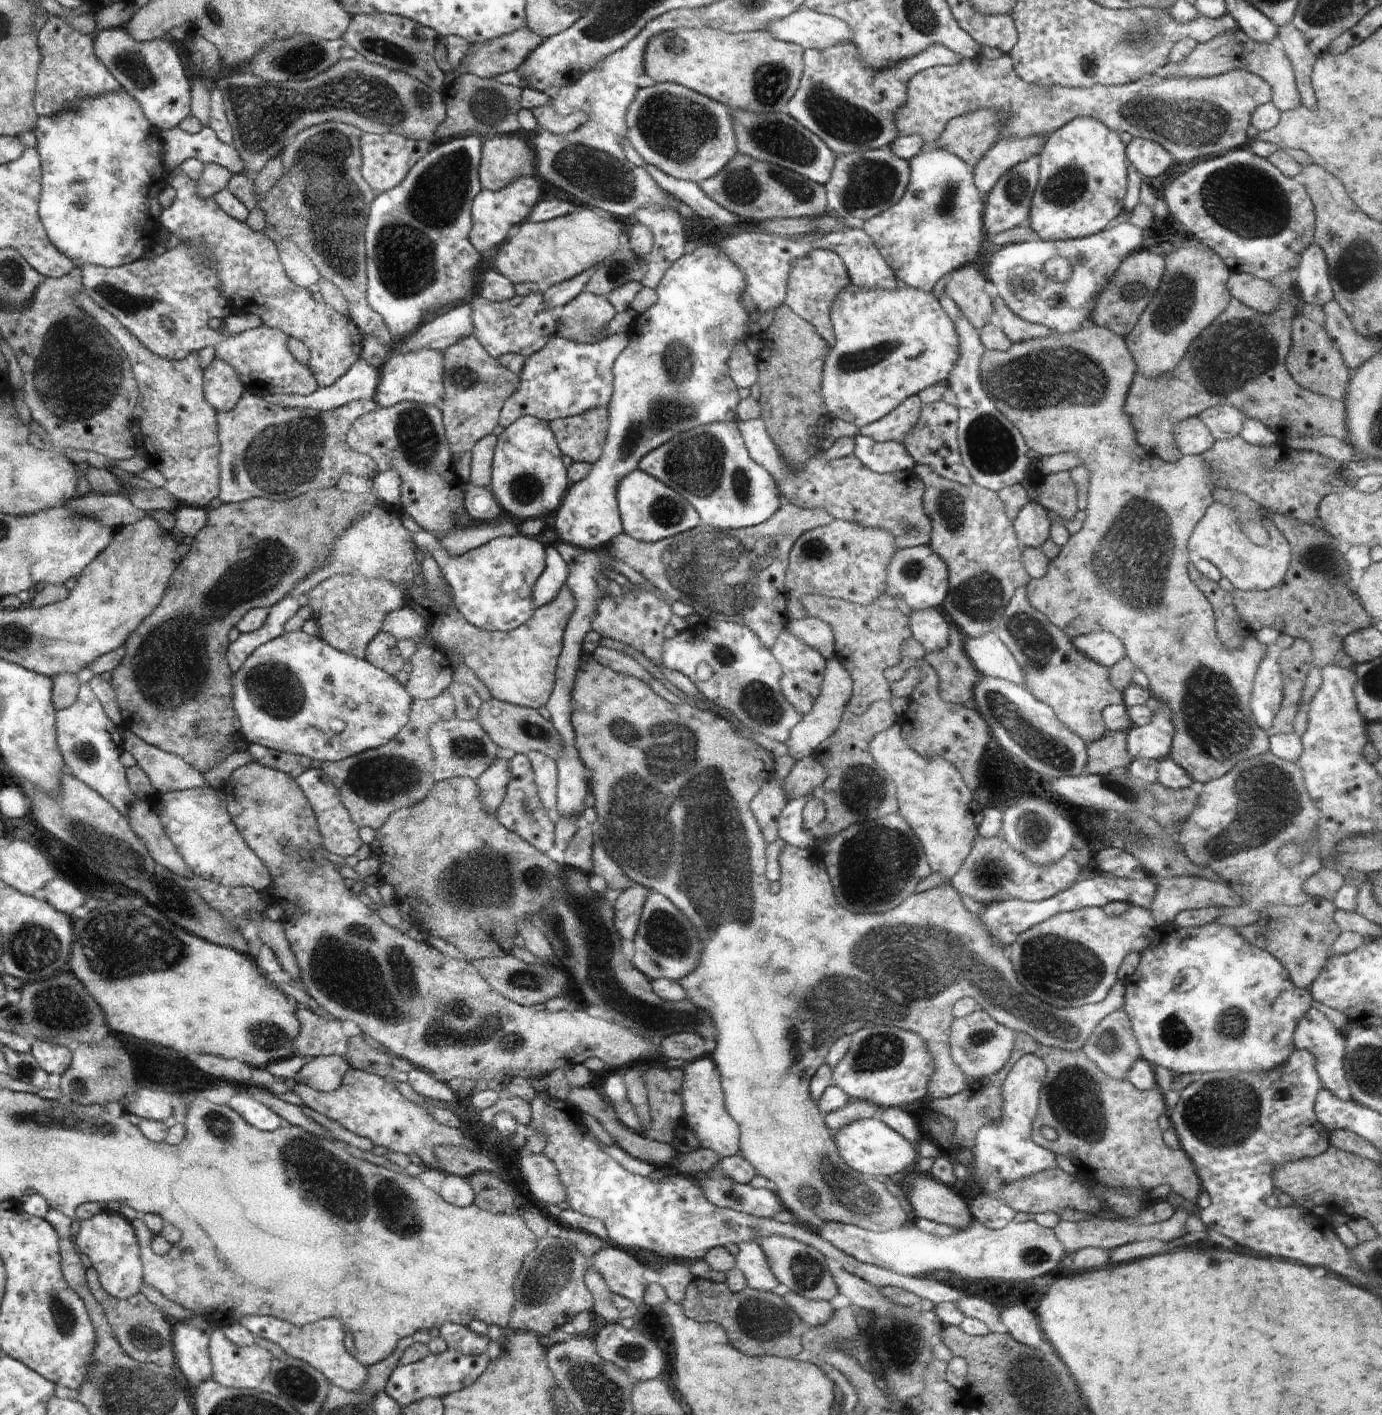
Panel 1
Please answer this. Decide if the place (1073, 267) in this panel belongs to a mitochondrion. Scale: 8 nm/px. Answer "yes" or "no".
no

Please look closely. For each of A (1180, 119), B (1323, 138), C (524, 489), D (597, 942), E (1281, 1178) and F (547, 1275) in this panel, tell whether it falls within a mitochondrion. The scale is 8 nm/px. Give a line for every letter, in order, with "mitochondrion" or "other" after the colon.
A: mitochondrion
B: other
C: mitochondrion
D: mitochondrion
E: other
F: mitochondrion

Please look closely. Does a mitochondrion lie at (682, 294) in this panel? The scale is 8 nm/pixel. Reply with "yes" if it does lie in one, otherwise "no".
no

